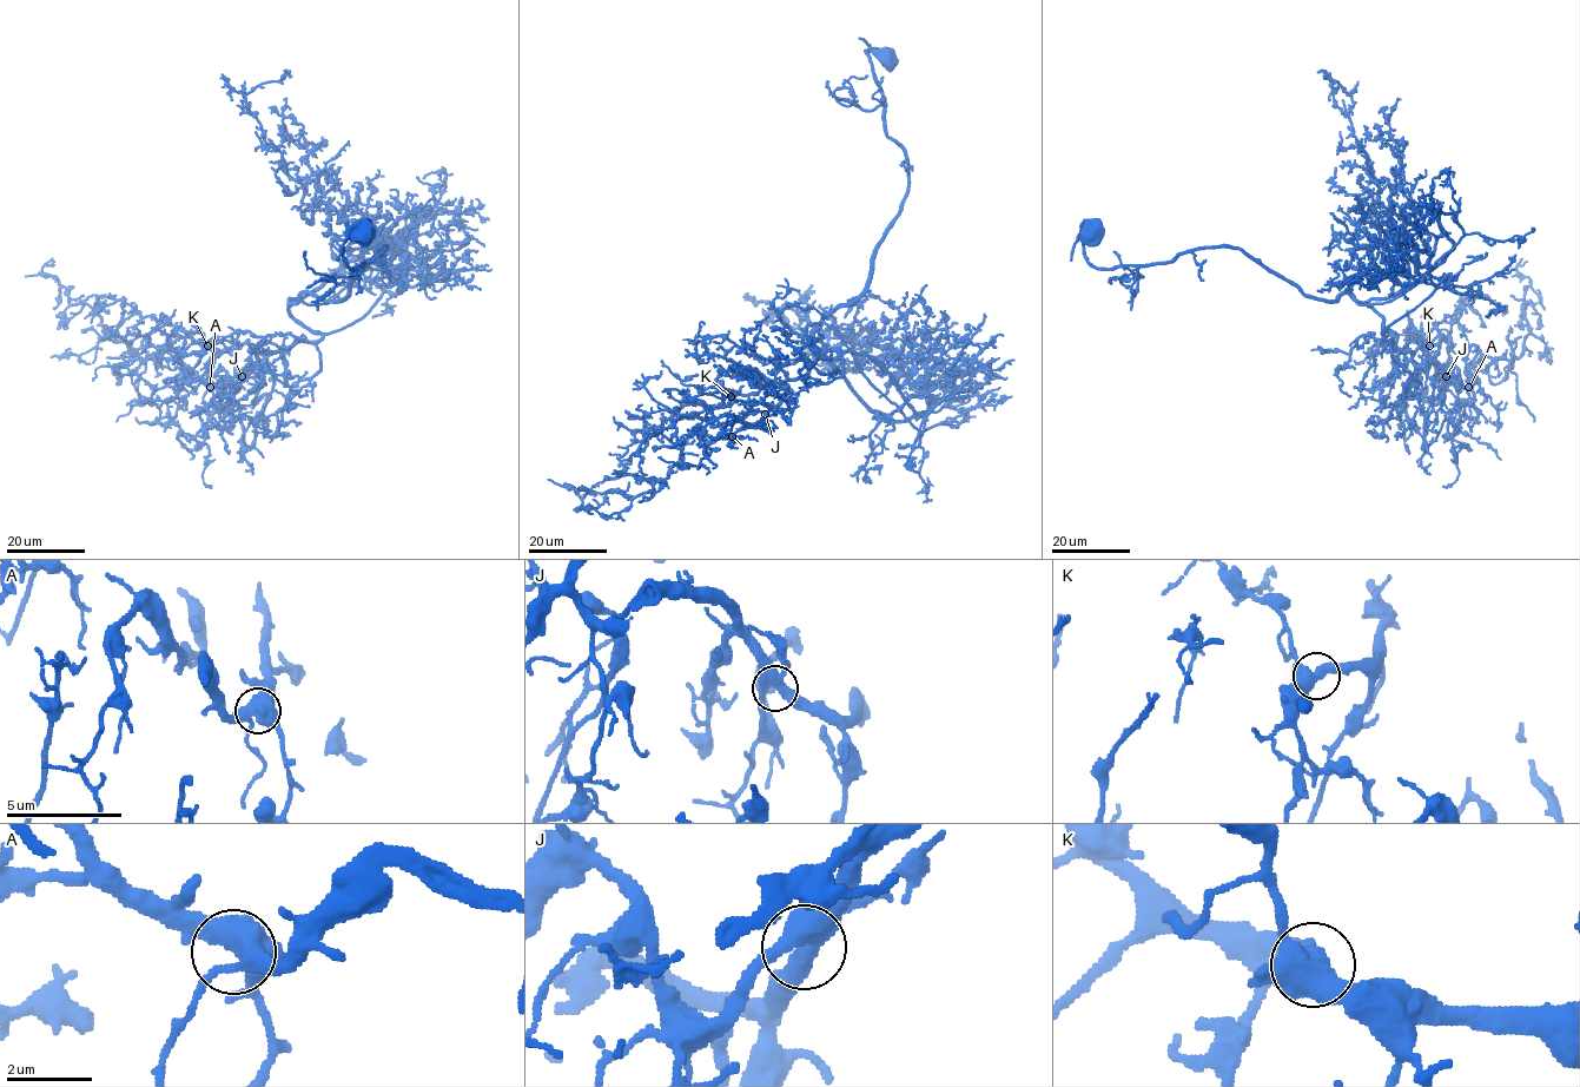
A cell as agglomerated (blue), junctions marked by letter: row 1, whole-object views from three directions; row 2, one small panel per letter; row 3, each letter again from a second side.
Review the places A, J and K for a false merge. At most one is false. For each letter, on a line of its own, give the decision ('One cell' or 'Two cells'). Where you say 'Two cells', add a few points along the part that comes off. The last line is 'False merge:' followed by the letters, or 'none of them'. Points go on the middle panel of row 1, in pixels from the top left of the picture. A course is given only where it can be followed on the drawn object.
A: One cell
J: One cell
K: One cell
False merge: none of them

